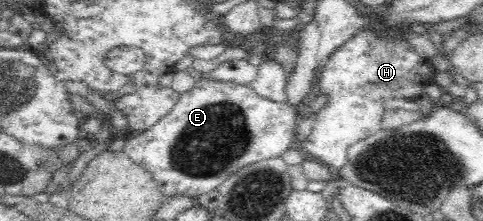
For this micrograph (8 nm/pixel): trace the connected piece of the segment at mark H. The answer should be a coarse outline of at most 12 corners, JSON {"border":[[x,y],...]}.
{"border":[[358,30],[316,78],[327,102],[295,146],[335,174],[384,102],[436,70],[403,36]]}

